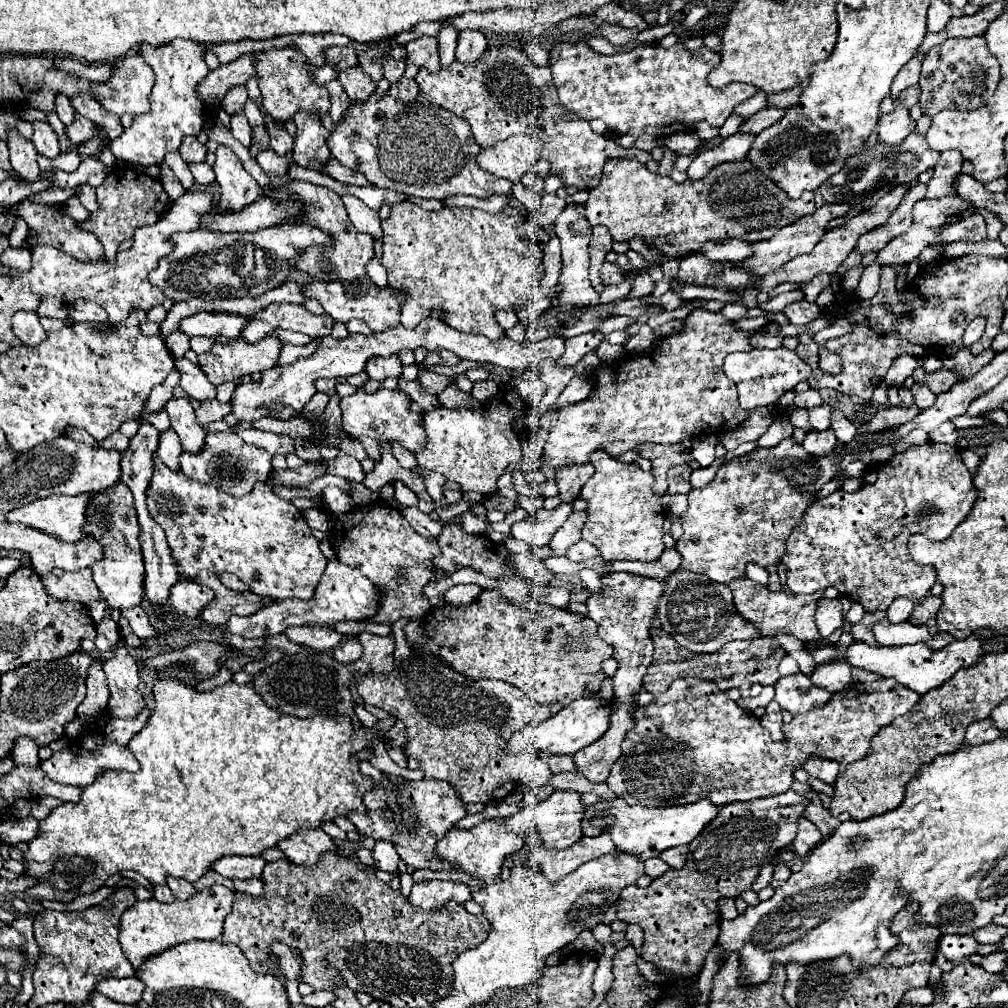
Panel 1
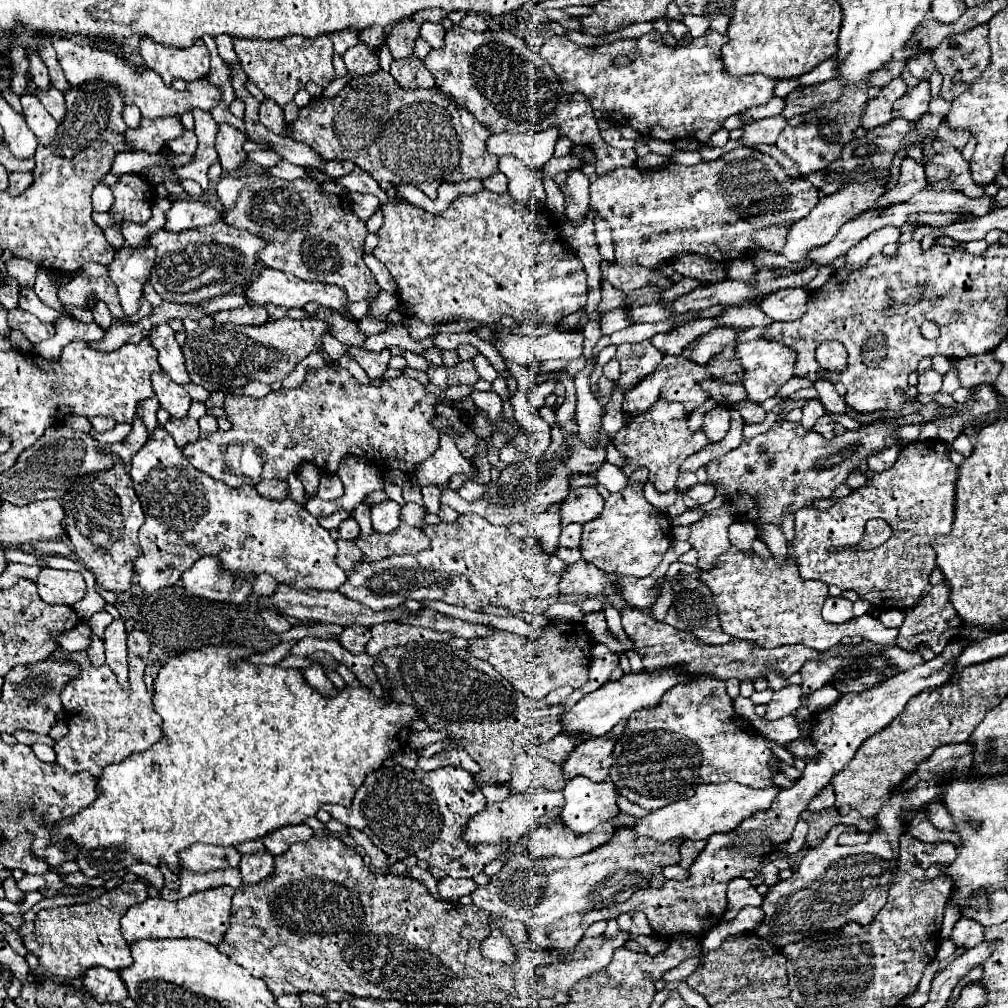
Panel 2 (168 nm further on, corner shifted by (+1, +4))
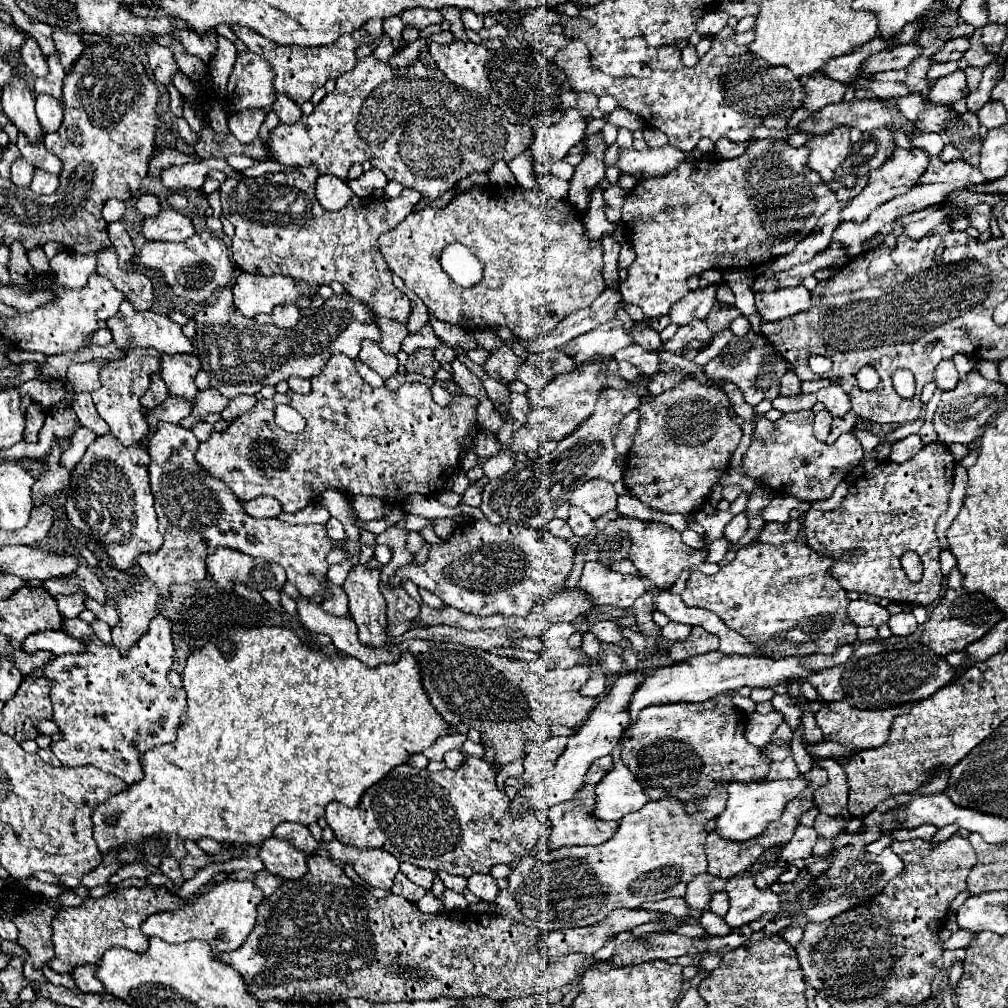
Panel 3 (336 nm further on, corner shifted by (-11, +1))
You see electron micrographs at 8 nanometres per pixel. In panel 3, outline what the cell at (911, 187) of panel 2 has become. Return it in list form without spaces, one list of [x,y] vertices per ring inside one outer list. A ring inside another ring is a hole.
[[[938,157],[930,159],[930,165],[926,167],[924,175],[920,175],[918,183],[986,183],[984,175],[980,171],[964,161],[950,161],[944,163]]]

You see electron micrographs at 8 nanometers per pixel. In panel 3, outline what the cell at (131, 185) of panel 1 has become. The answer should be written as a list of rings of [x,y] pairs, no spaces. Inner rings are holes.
[[[144,193],[138,201],[136,201],[136,209],[138,213],[142,213],[144,217],[156,217],[160,213],[160,201],[154,193]]]

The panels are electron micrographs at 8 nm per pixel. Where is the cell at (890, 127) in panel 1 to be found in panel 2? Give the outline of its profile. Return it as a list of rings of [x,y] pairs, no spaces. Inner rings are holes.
[[[920,82],[914,88],[908,88],[906,94],[896,100],[894,104],[894,118],[904,118],[904,120],[918,120],[922,114],[928,112],[928,104],[930,104],[932,96],[930,96],[930,82]]]

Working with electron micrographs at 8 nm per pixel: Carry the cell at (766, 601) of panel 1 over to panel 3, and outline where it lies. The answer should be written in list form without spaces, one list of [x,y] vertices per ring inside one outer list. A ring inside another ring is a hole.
[[[792,541],[786,545],[792,545],[792,575],[786,567],[786,553],[780,547],[768,543],[754,543],[752,547],[738,549],[736,557],[728,565],[724,565],[716,575],[692,571],[682,591],[682,601],[688,607],[702,607],[714,611],[730,629],[744,635],[750,643],[760,647],[764,655],[770,655],[772,659],[800,657],[802,645],[806,645],[806,653],[832,655],[838,647],[854,643],[857,640],[858,629],[852,623],[848,623],[846,617],[846,607],[850,601],[840,583],[836,583],[826,573],[830,561],[816,555],[806,543]],[[790,631],[804,631],[804,639],[790,639]]]

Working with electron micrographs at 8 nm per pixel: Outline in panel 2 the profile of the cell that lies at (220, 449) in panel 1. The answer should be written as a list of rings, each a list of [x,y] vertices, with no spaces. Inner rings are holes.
[[[332,362],[330,366],[324,364],[308,372],[306,382],[300,388],[282,388],[280,392],[270,392],[264,398],[228,394],[222,408],[226,410],[226,418],[232,422],[232,430],[200,434],[196,442],[184,446],[184,456],[194,468],[222,480],[230,488],[246,484],[254,486],[260,480],[286,480],[288,474],[296,472],[304,462],[312,462],[326,474],[336,474],[346,456],[358,456],[368,462],[376,462],[380,470],[400,470],[408,476],[438,450],[438,432],[432,428],[436,404],[436,396],[426,392],[420,382],[408,376],[392,378],[380,386],[362,386],[348,370],[340,368],[338,362]]]

